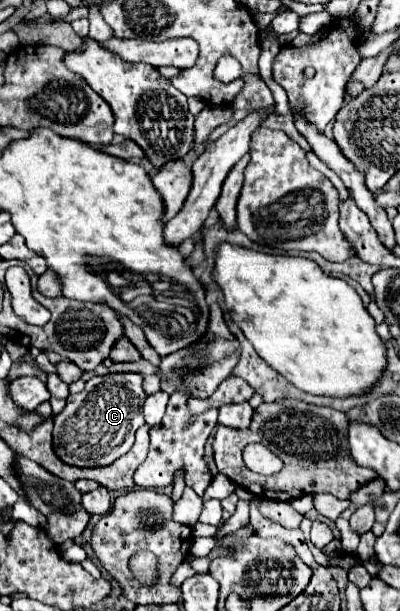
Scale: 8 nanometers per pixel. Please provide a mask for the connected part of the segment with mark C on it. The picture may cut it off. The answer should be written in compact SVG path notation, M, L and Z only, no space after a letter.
M106 374L90 378L84 392L70 394L66 408L52 418L52 446L56 456L64 464L78 468L110 466L132 448L134 432L144 424L144 400L146 394L140 374Z

